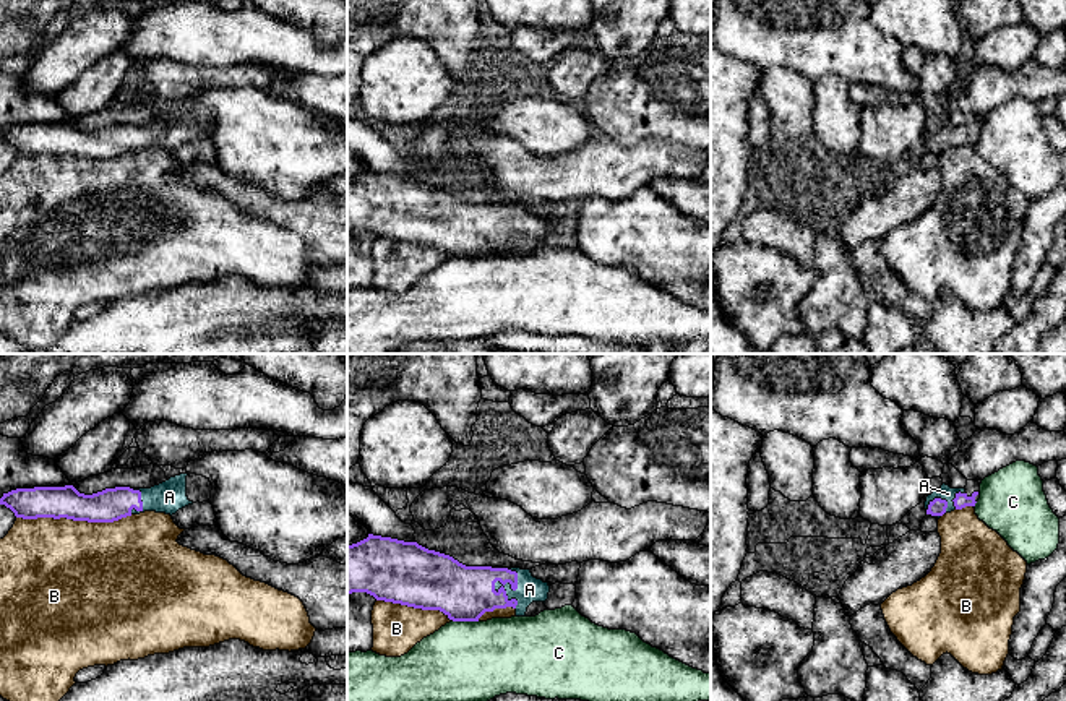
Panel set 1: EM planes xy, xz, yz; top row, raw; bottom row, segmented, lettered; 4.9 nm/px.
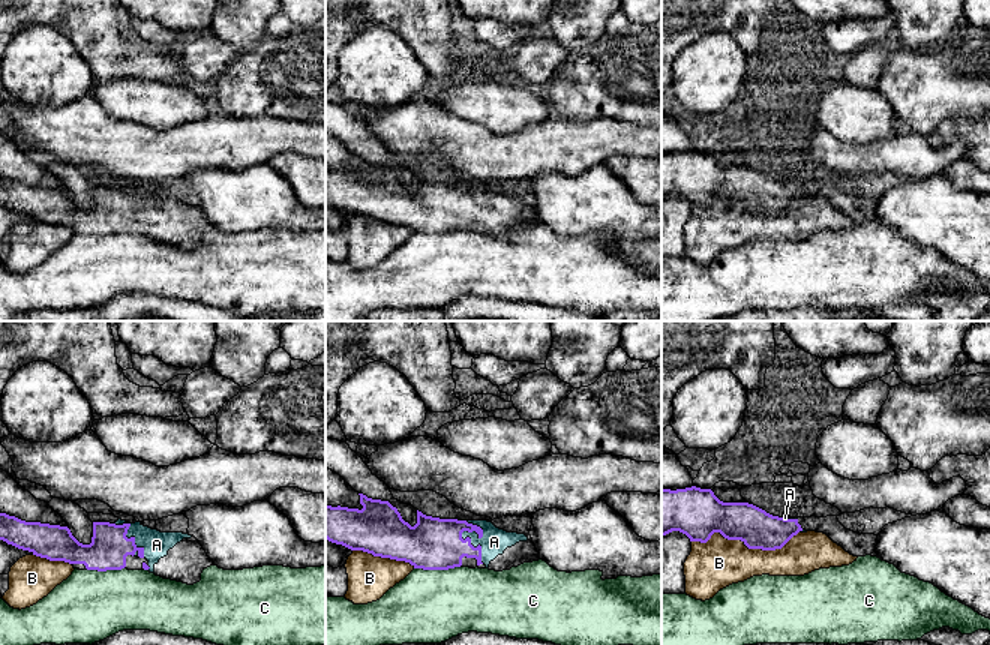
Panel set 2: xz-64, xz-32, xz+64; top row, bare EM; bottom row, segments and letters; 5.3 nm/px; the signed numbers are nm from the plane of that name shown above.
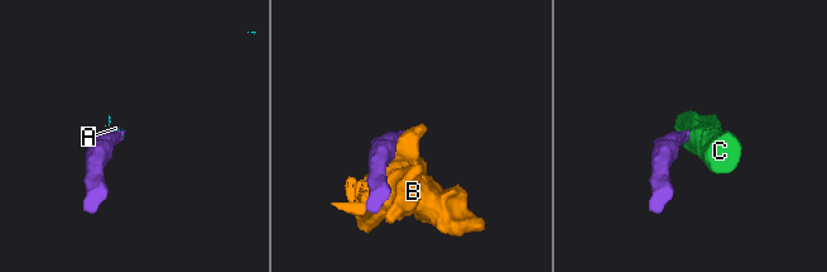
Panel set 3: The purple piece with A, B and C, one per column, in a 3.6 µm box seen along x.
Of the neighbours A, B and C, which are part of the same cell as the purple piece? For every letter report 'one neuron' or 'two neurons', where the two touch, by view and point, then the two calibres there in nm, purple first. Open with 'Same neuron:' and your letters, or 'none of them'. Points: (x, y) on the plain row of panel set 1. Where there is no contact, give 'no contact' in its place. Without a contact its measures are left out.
Same neuron: A
A: one neuron; contact xz (508, 218); calibres 280 and 130 nm
B: two neurons; contact xy (73, 156); calibres 160 and 500 nm
C: two neurons; contact xz (466, 257); calibres 280 and 400 nm

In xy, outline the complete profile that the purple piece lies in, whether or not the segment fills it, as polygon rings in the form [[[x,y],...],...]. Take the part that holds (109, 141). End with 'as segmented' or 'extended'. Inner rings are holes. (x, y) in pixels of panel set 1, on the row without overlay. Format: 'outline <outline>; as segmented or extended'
outline [[[180,110],[151,125],[115,123],[84,131],[73,122],[16,125],[3,130],[0,141],[16,154],[67,154],[88,159],[114,159],[122,154],[156,148],[175,151],[196,138],[209,138],[213,120],[196,110]]]; extended

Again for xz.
outline [[[368,170],[347,182],[347,230],[367,229],[376,237],[422,247],[440,247],[453,258],[479,258],[485,248],[513,243],[516,253],[535,253],[547,247],[550,222],[531,206],[466,203],[449,191],[428,187],[417,178]]]; extended

